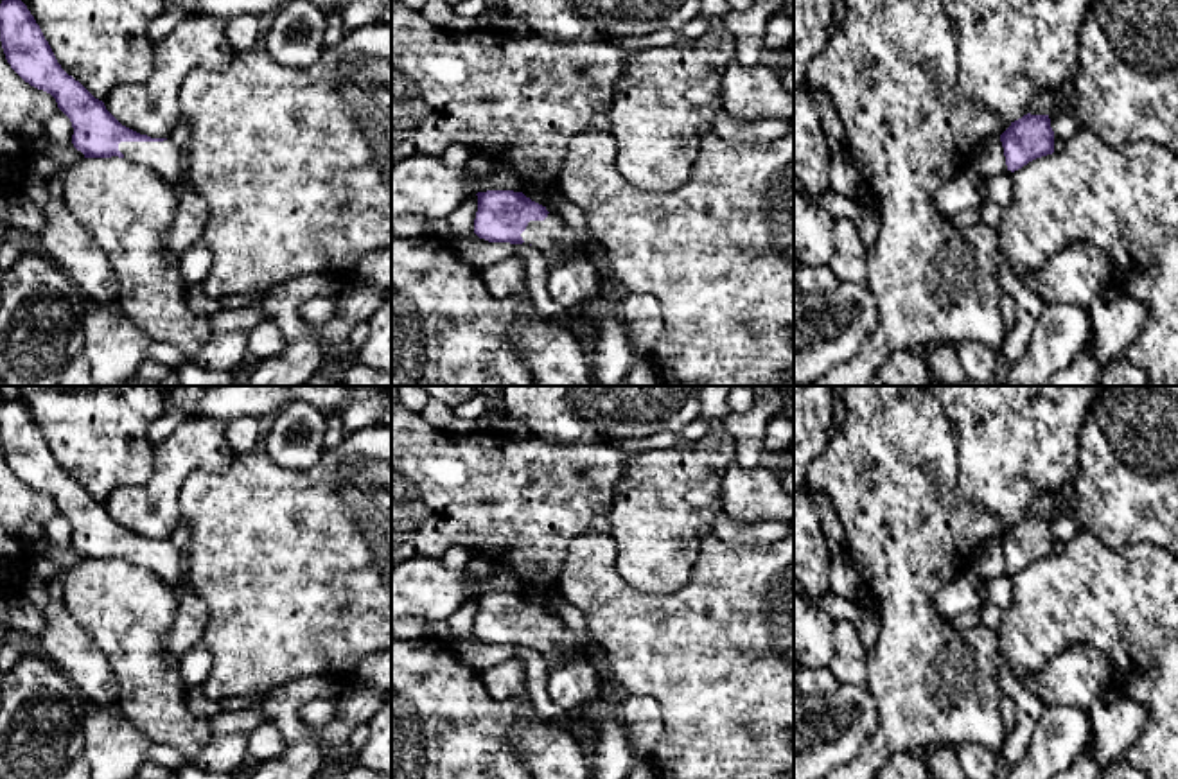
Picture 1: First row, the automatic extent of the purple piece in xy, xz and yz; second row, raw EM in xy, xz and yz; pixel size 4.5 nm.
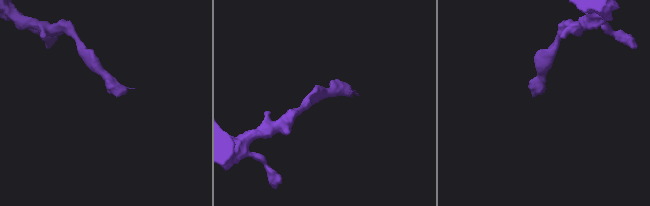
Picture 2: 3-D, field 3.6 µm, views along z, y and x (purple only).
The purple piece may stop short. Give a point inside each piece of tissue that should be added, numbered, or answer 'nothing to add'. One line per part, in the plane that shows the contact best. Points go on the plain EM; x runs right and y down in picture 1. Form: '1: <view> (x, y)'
1: xy (166, 560)

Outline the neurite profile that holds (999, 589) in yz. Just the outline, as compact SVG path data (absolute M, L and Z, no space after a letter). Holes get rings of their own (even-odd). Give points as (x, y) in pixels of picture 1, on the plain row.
M1002 573L1000 576L984 582L989 603L998 607L1002 612L1013 603L1013 574Z

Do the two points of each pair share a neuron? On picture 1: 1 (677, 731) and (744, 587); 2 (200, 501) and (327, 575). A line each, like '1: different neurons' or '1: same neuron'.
1: same neuron
2: same neuron

